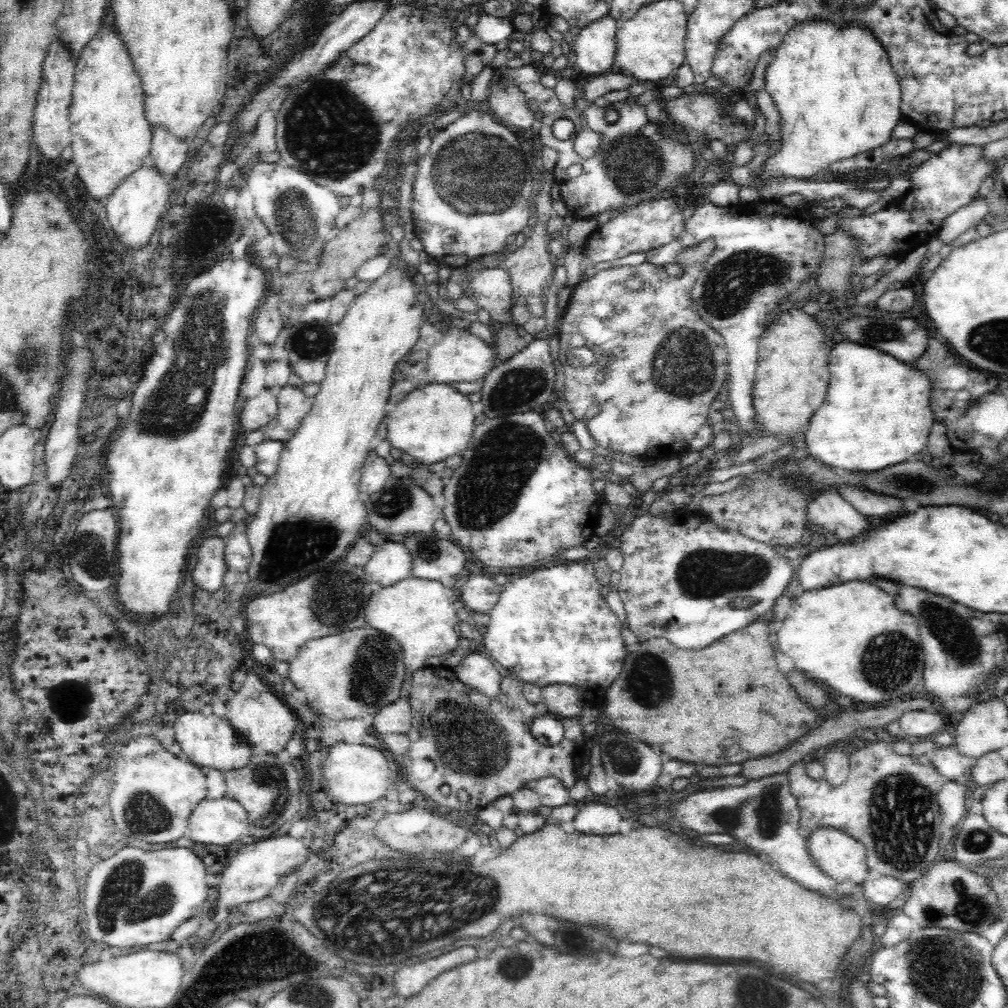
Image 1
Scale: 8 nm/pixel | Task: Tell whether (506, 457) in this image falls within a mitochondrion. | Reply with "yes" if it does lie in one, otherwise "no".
yes

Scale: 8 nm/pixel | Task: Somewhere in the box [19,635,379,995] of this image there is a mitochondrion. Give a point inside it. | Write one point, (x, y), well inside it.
(123, 902)

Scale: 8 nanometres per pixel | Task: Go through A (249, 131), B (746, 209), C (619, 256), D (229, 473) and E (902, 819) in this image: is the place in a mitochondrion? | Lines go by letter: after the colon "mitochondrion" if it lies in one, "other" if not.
A: other
B: other
C: other
D: other
E: mitochondrion

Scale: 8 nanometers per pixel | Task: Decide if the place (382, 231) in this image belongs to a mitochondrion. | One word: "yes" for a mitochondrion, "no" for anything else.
no

